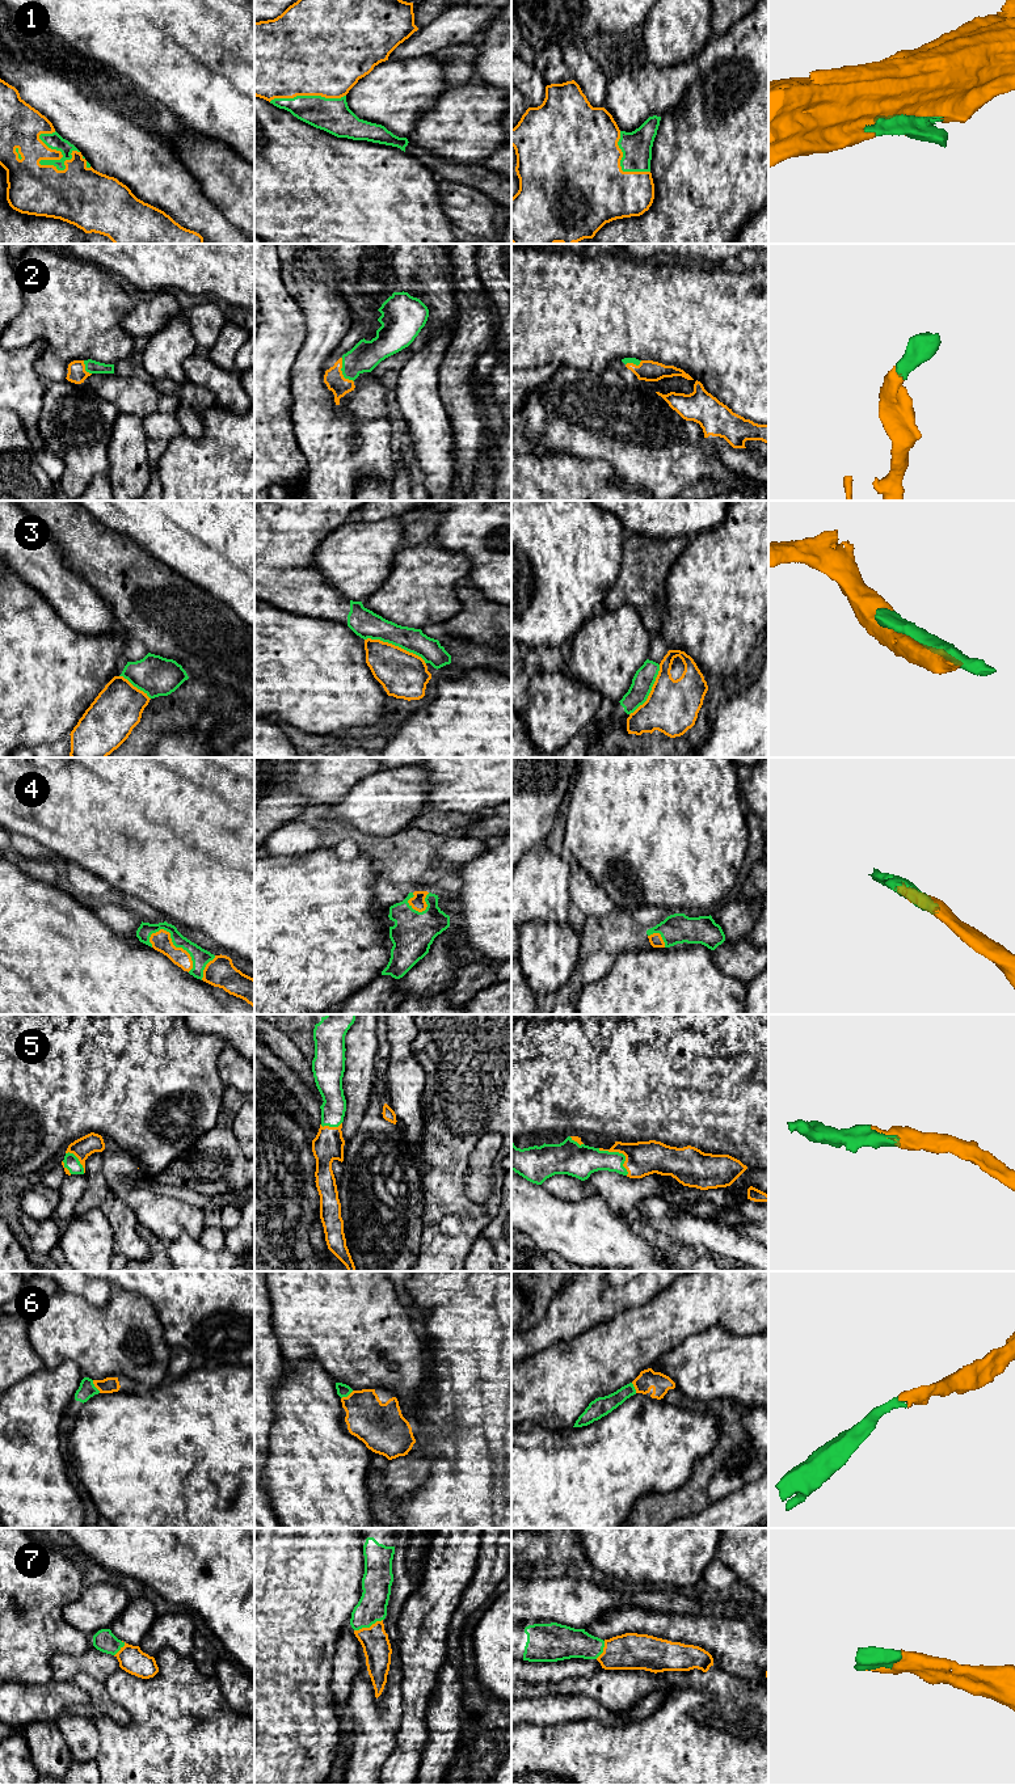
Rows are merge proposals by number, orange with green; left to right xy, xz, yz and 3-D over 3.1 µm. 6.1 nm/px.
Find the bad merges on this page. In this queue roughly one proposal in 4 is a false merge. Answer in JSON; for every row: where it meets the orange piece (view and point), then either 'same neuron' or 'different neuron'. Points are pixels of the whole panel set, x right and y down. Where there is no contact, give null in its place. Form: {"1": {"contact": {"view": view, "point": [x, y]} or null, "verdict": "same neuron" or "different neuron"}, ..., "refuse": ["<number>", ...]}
{"1": {"contact": {"view": "xy", "point": [53, 159]}, "verdict": "same neuron"}, "2": {"contact": {"view": "xz", "point": [341, 372]}, "verdict": "same neuron"}, "3": {"contact": {"view": "xz", "point": [396, 646]}, "verdict": "different neuron"}, "4": {"contact": {"view": "xy", "point": [175, 946]}, "verdict": "same neuron"}, "5": {"contact": {"view": "yz", "point": [620, 1152]}, "verdict": "same neuron"}, "6": {"contact": {"view": "xy", "point": [95, 1385]}, "verdict": "same neuron"}, "7": {"contact": {"view": "xz", "point": [367, 1628]}, "verdict": "same neuron"}, "refuse": ["3"]}

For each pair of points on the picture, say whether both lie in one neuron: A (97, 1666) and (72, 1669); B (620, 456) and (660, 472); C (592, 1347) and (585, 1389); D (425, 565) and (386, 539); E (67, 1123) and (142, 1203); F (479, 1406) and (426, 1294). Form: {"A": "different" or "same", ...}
{"A": "same", "B": "same", "C": "same", "D": "different", "E": "different", "F": "same"}

